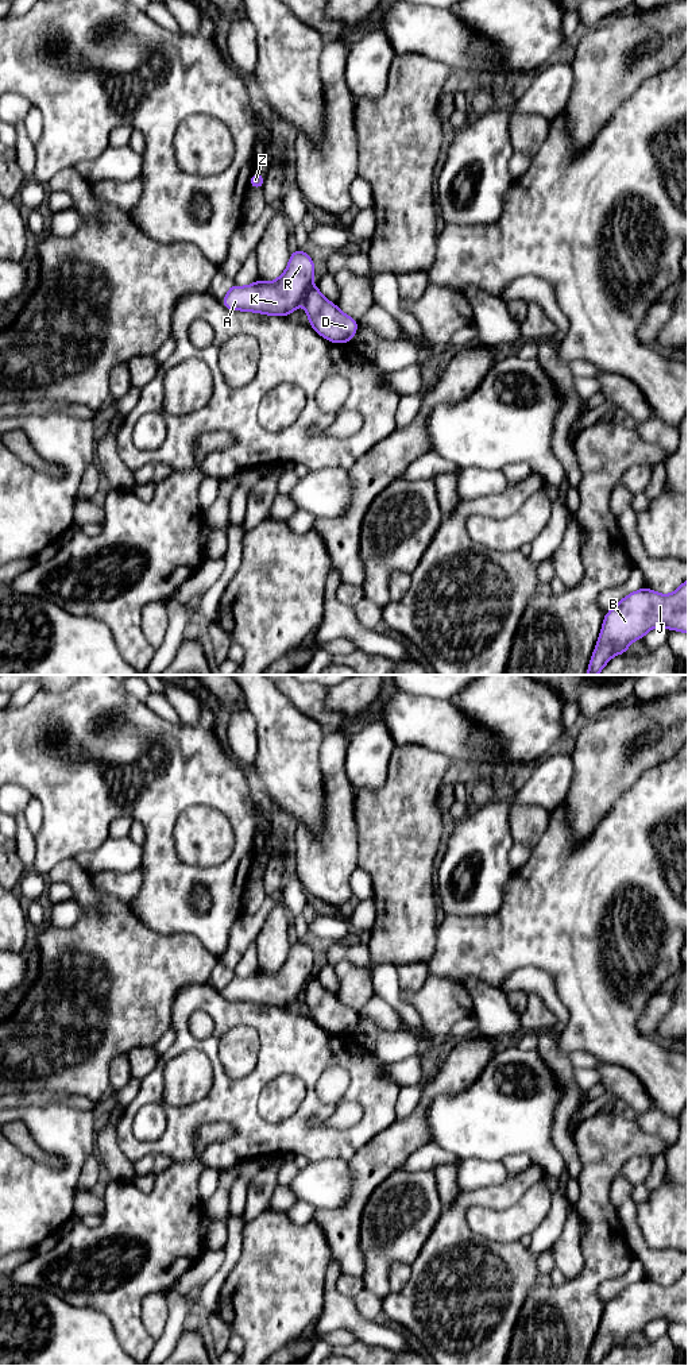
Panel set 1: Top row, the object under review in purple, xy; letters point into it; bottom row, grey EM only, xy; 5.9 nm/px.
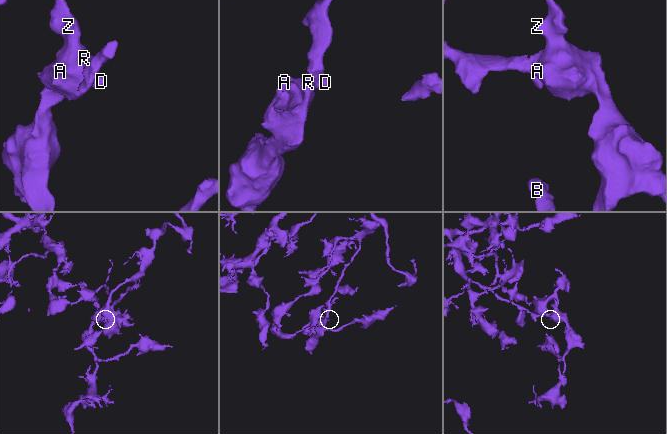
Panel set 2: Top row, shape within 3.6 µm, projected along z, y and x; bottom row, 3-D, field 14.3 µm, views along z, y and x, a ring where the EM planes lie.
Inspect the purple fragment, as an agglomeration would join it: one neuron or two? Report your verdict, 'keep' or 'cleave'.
keep

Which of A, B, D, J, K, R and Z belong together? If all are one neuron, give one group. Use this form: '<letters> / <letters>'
A B D J K R Z

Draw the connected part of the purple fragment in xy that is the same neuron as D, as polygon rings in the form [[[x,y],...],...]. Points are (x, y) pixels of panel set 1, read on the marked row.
[[[304,251],[290,254],[287,267],[275,281],[255,281],[248,286],[229,285],[221,300],[229,310],[289,316],[302,304],[310,327],[332,343],[348,343],[357,331],[357,321],[343,313],[313,285],[314,262]]]

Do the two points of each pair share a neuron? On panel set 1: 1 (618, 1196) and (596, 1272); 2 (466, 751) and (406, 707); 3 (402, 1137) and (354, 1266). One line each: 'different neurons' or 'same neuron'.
1: different neurons
2: same neuron
3: same neuron

